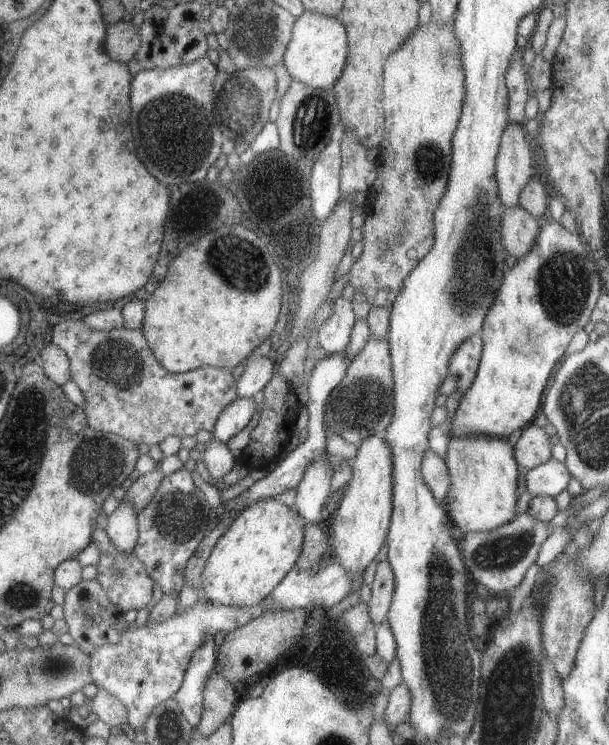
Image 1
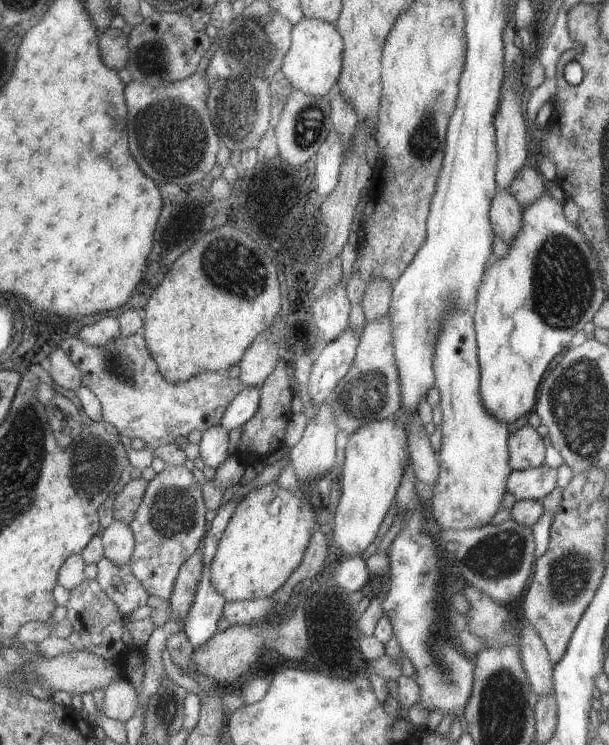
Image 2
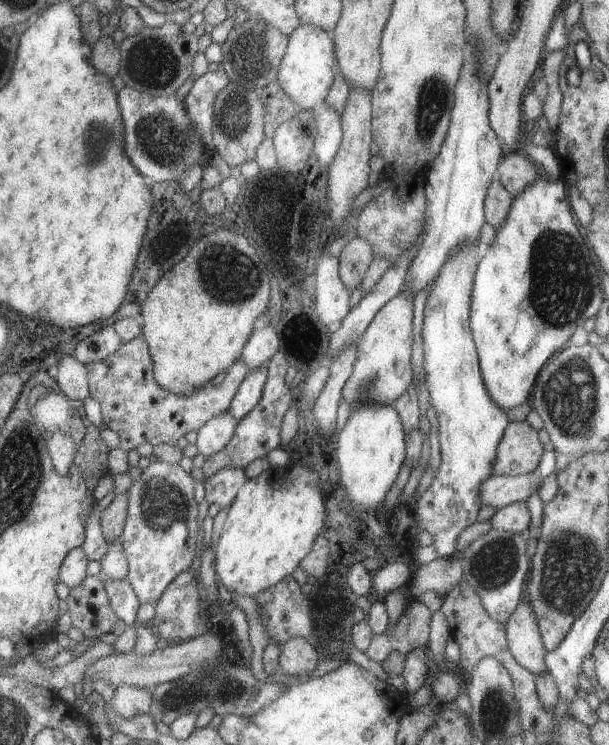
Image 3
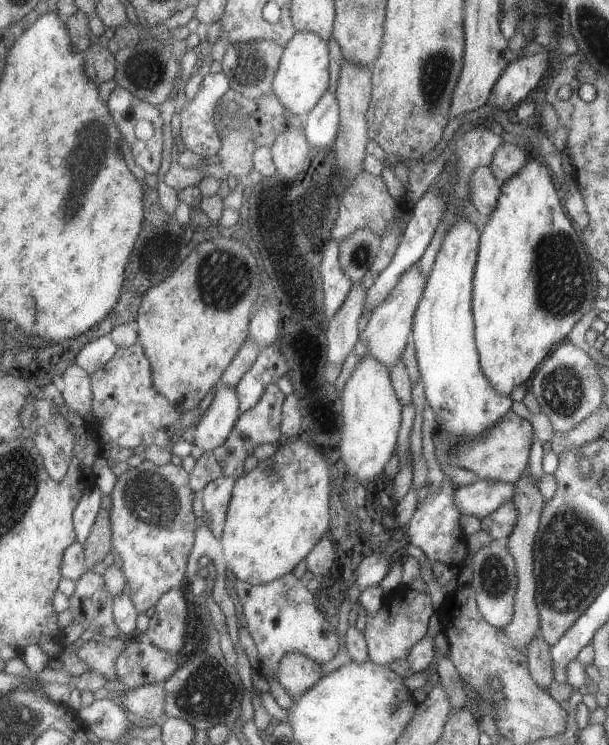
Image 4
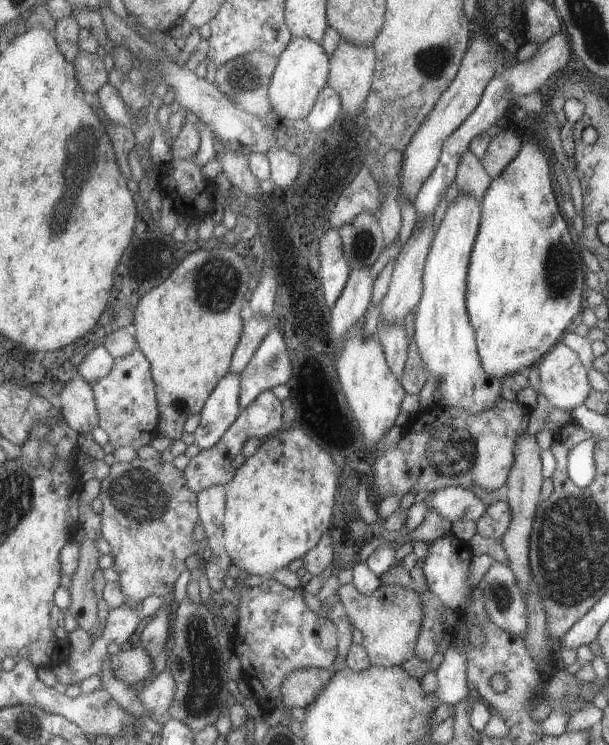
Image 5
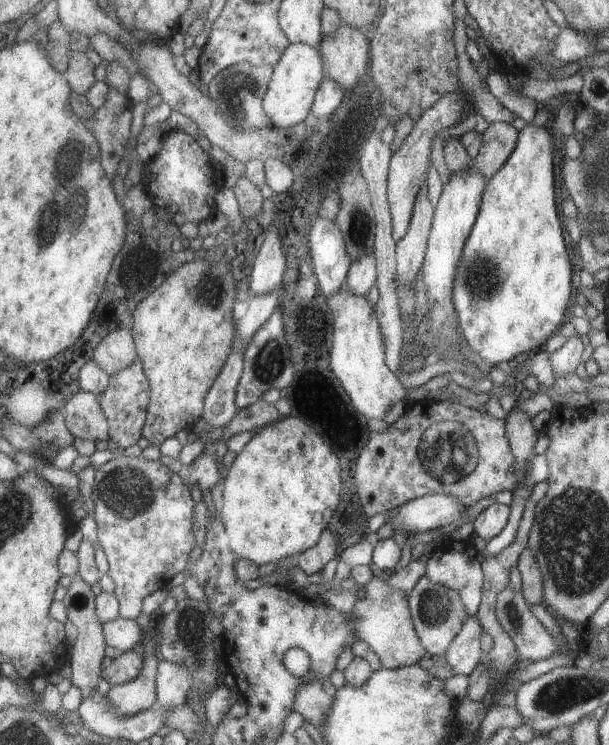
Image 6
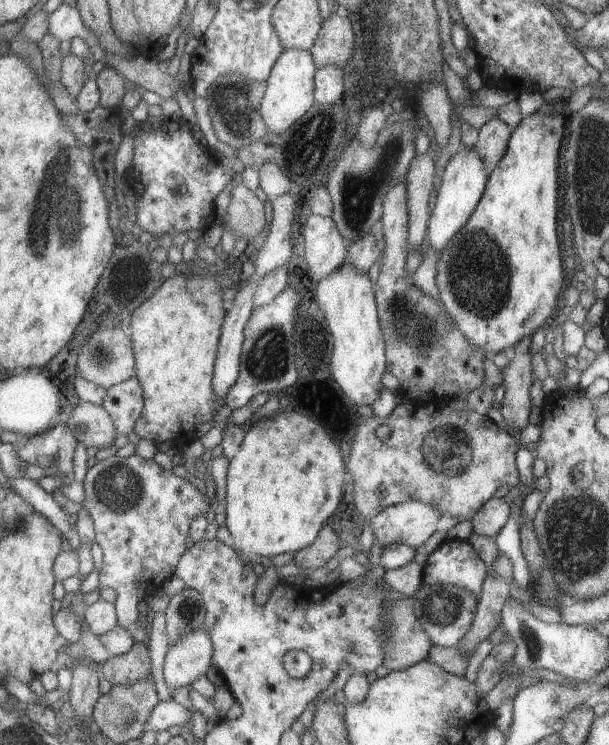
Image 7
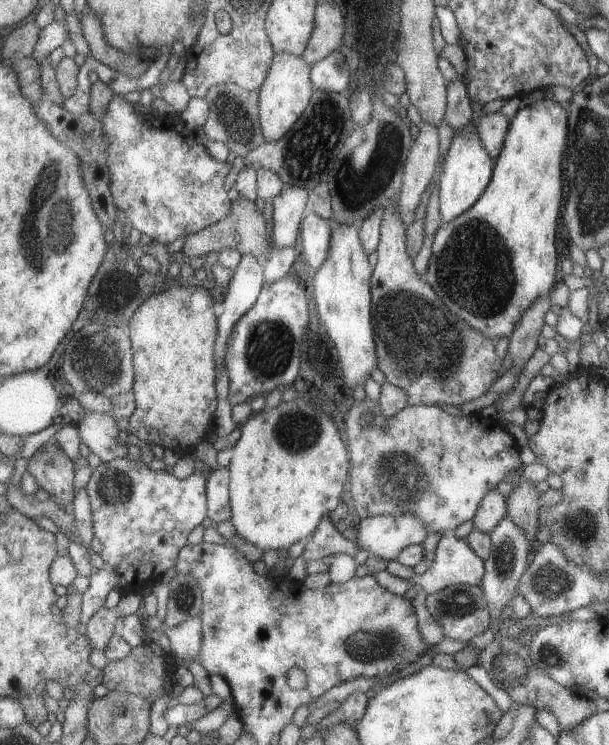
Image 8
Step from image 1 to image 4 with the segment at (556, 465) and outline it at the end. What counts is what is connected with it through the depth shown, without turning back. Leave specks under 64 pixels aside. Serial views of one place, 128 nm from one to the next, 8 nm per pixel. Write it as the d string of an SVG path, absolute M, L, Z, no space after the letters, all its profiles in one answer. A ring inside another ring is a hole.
M477 479L472 485L458 487L451 495L452 505L460 514L472 514L480 520L512 497L512 484Z

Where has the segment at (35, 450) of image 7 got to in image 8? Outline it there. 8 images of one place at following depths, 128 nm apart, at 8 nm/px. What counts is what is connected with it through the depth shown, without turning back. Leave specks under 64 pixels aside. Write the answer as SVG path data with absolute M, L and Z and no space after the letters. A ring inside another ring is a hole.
M52 441L43 452L35 452L26 471L35 478L39 488L49 494L49 499L64 508L74 497L74 469L71 459Z

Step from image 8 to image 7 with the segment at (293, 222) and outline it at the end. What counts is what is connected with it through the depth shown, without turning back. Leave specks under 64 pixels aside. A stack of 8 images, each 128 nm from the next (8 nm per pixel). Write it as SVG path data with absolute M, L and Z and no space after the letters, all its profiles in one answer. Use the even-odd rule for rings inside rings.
M283 194L277 196L273 204L273 220L269 224L269 232L260 250L256 253L254 267L251 268L256 284L259 278L264 277L275 267L287 264L290 256L293 256L293 222L297 218L297 206L301 202L301 196L297 194Z

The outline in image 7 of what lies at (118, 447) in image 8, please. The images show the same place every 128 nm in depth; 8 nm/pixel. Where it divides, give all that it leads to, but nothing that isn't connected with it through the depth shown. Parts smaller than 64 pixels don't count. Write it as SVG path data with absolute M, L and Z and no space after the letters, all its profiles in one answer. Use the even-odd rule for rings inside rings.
M83 401L77 403L66 420L66 425L76 442L80 442L83 446L116 450L113 446L113 438L117 432L109 414L102 406Z

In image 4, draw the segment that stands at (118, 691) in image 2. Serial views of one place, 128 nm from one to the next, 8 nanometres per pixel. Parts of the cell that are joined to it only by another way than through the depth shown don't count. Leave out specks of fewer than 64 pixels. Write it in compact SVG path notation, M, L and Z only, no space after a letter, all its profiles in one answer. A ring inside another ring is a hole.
M164 681L150 685L141 685L132 690L126 690L121 696L120 705L136 720L147 718L157 726L161 726L166 718L164 714Z

